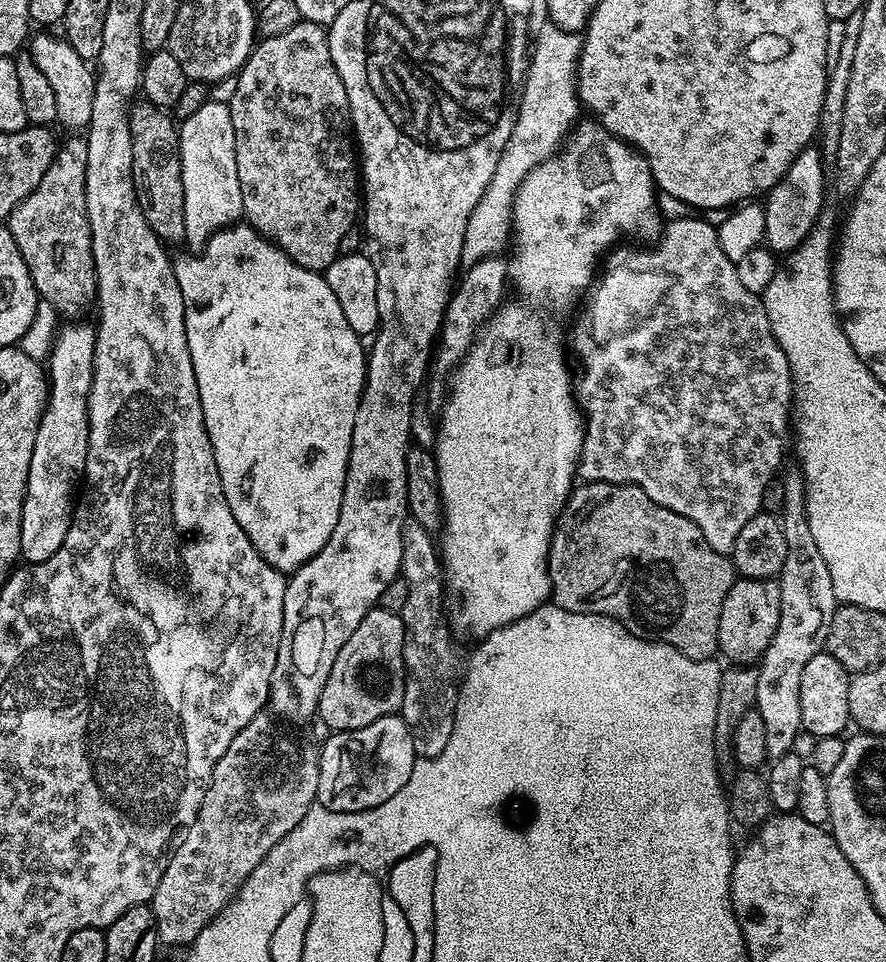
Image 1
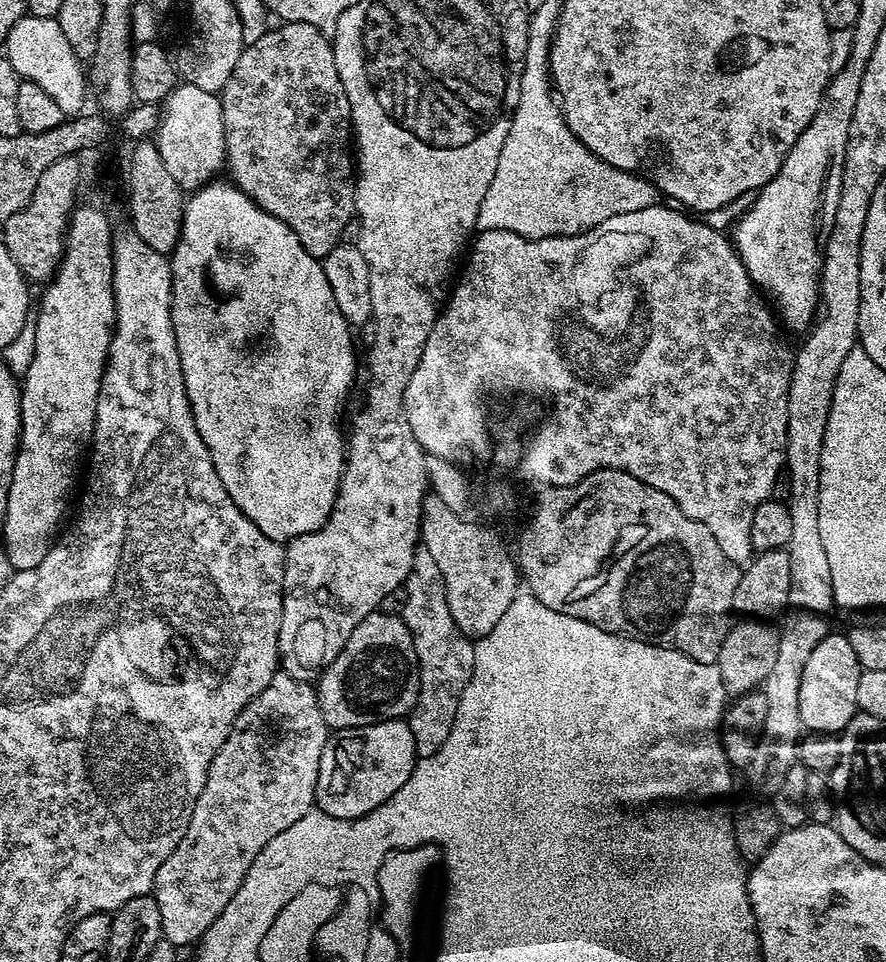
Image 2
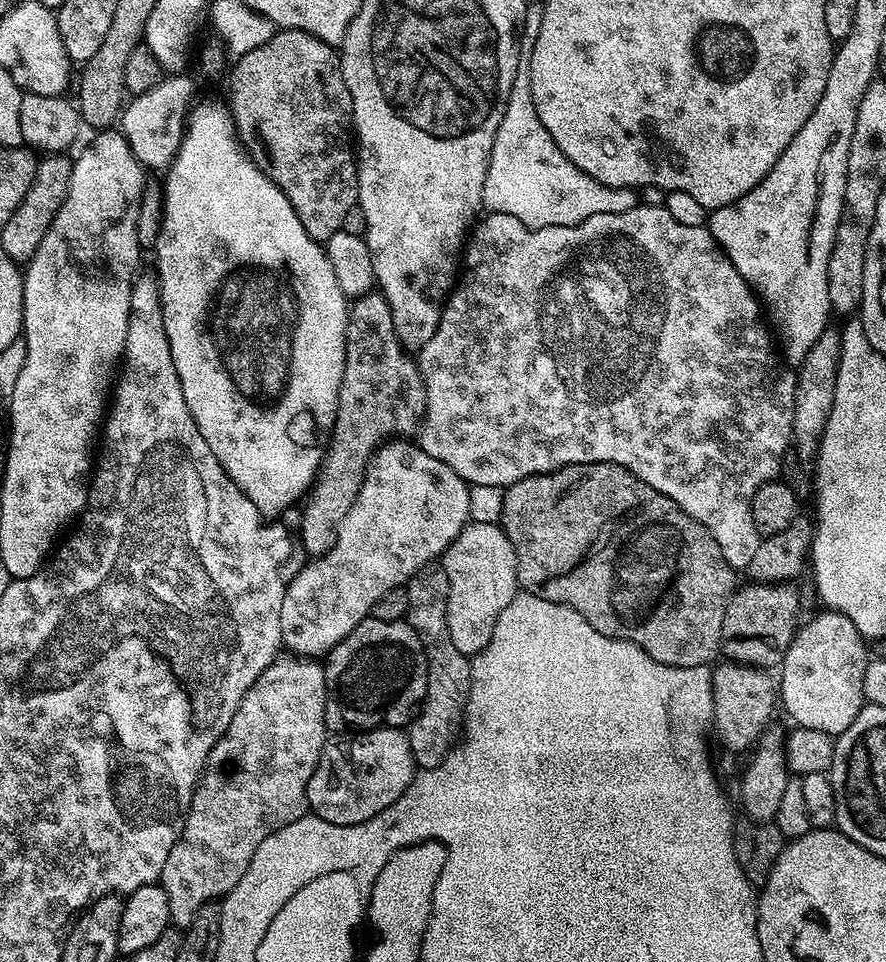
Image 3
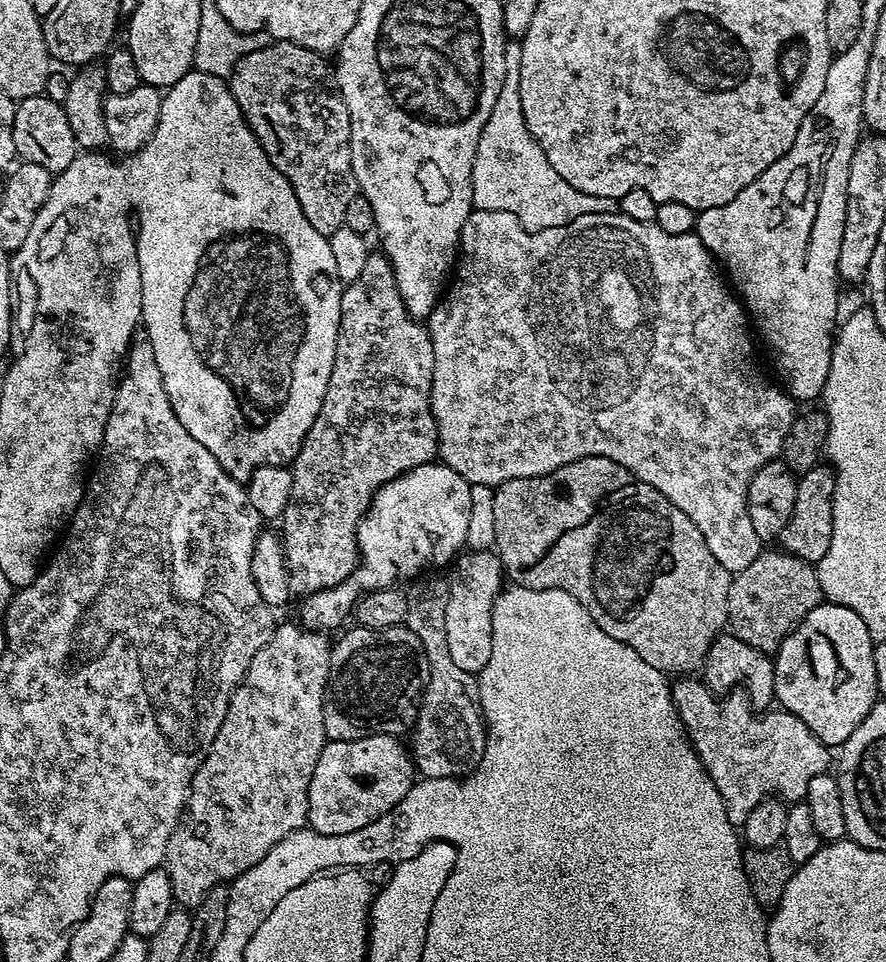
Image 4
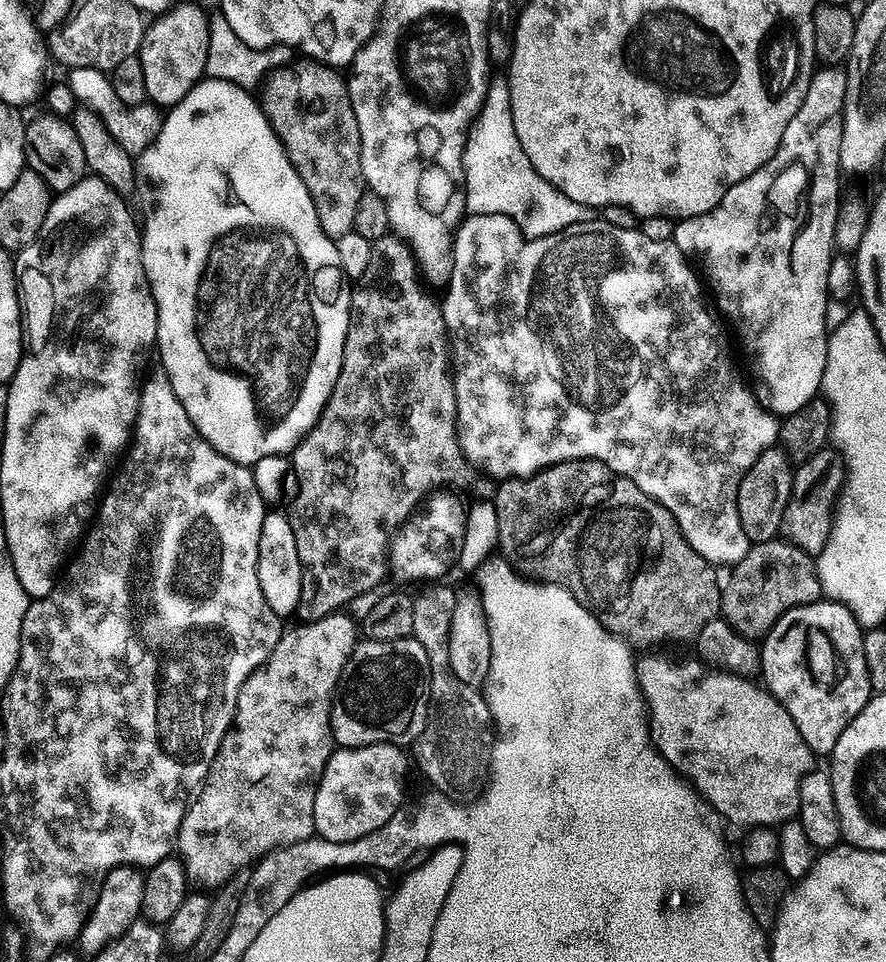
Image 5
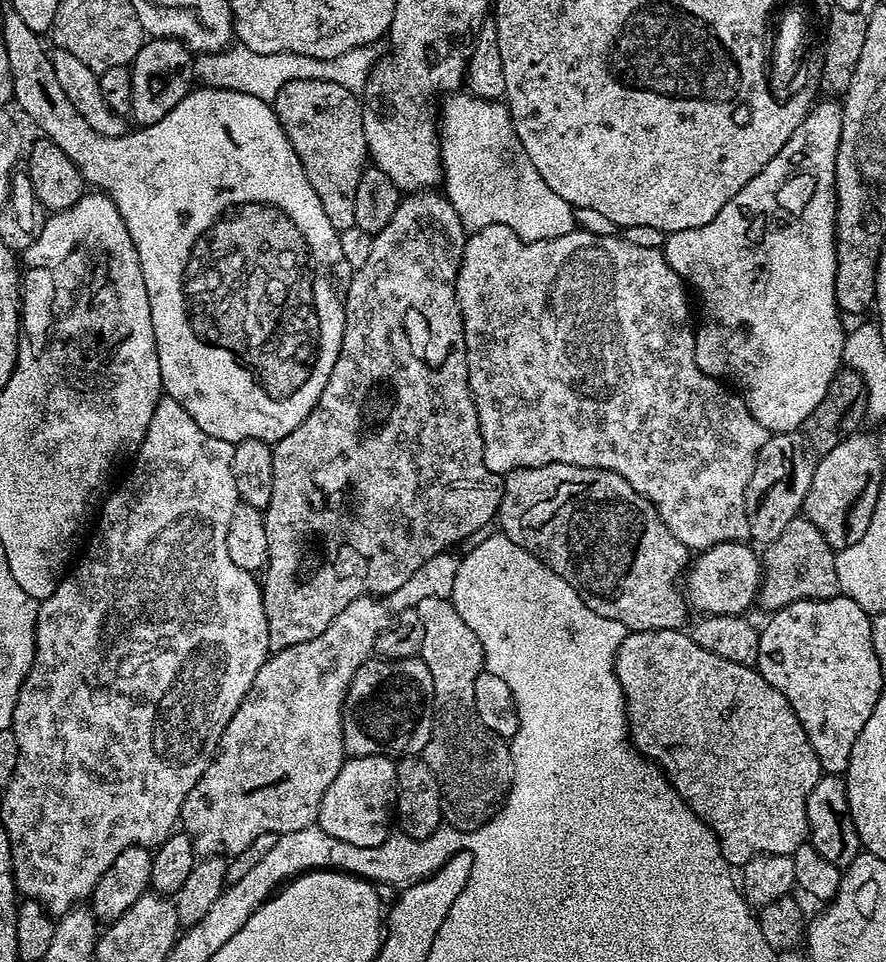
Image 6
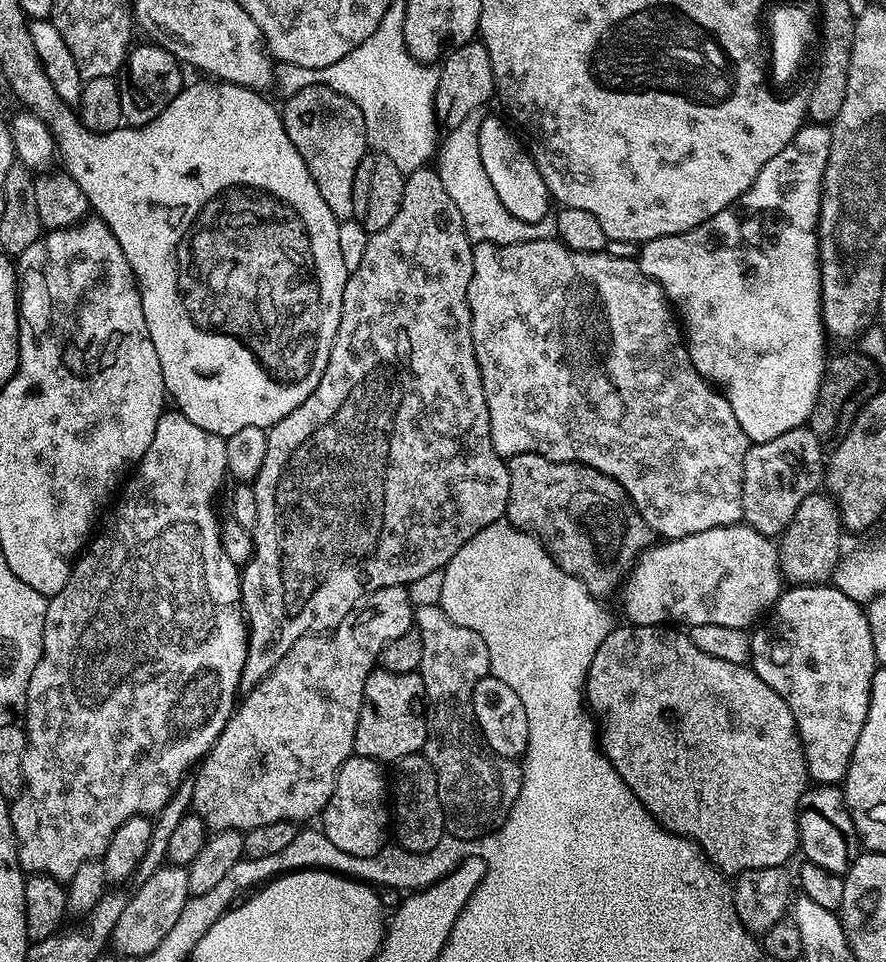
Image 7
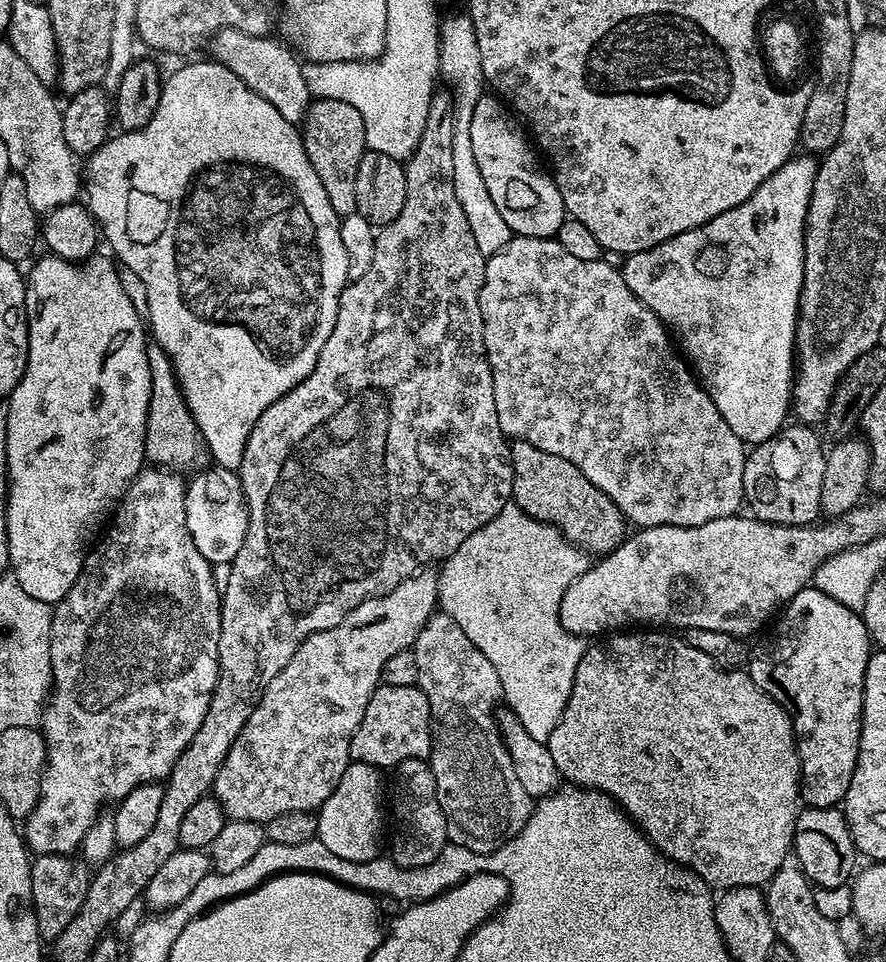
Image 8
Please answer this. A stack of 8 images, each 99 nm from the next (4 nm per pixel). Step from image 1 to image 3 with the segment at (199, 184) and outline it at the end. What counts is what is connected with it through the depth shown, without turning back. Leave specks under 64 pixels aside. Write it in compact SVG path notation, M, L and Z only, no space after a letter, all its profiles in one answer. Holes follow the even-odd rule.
M168 74L160 79L154 90L146 90L146 94L132 96L127 101L122 112L122 131L130 150L145 169L164 170L172 163L184 137L184 125L195 92L196 84L188 74Z

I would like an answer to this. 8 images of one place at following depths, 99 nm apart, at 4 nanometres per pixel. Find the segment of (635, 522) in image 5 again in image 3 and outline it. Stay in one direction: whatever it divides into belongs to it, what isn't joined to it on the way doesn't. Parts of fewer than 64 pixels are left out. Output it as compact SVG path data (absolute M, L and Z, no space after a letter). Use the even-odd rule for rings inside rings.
M575 464L569 468L560 468L557 472L547 472L509 484L504 493L501 514L504 533L510 538L518 558L520 586L527 595L546 598L550 602L573 608L578 614L582 614L582 618L586 618L586 622L590 622L590 626L594 626L594 630L598 630L598 634L609 636L611 640L636 644L646 654L650 654L650 658L666 666L708 666L717 659L716 652L718 656L722 648L722 618L726 618L728 600L737 587L738 572L730 566L730 562L726 562L726 558L722 558L722 550L718 550L718 542L714 542L710 530L706 530L702 522L690 518L690 514L686 514L674 501L666 498L666 494L646 486L646 482L617 464Z

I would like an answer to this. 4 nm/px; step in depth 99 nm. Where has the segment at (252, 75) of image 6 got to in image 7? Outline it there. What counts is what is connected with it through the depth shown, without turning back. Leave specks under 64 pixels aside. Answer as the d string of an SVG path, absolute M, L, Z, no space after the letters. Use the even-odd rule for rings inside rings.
M394 2L382 14L378 30L366 38L346 58L330 62L325 68L311 68L297 64L280 64L274 72L274 89L280 98L298 94L306 86L325 84L330 90L338 90L358 110L366 122L368 147L373 153L390 158L398 170L407 174L425 167L436 152L436 91L438 90L439 67L415 60L408 53L404 41L404 6Z

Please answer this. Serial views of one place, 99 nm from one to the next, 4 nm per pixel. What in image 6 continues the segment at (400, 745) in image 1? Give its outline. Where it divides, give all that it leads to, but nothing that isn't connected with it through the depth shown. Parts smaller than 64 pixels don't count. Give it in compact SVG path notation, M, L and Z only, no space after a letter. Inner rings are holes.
M353 756L345 759L344 765L338 770L338 778L334 778L334 782L330 782L330 790L326 790L326 794L322 798L322 806L320 807L320 818L318 827L326 834L330 834L330 838L338 838L342 842L350 842L350 846L362 846L363 848L373 848L374 846L382 846L382 842L386 842L390 835L388 829L388 816L390 820L390 809L394 804L394 793L396 792L396 760L390 756Z

